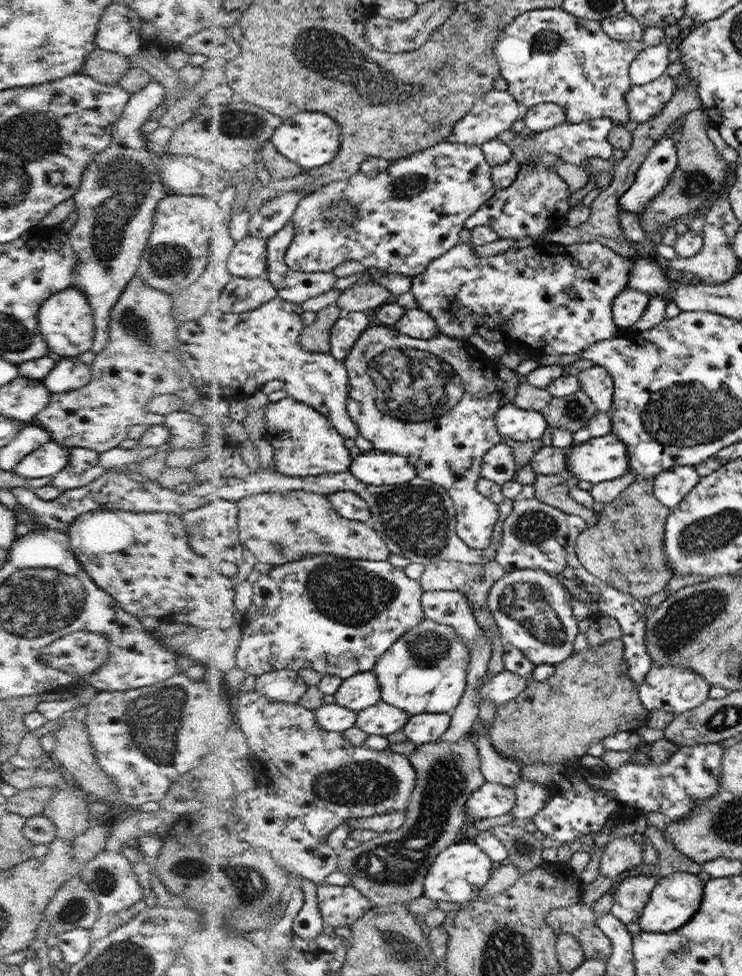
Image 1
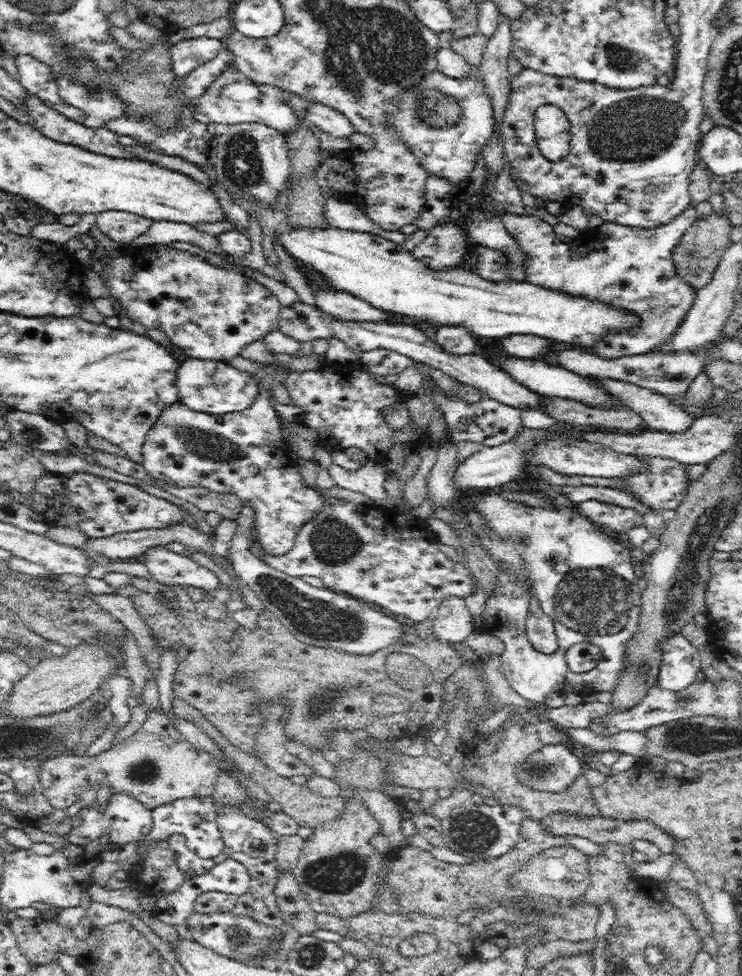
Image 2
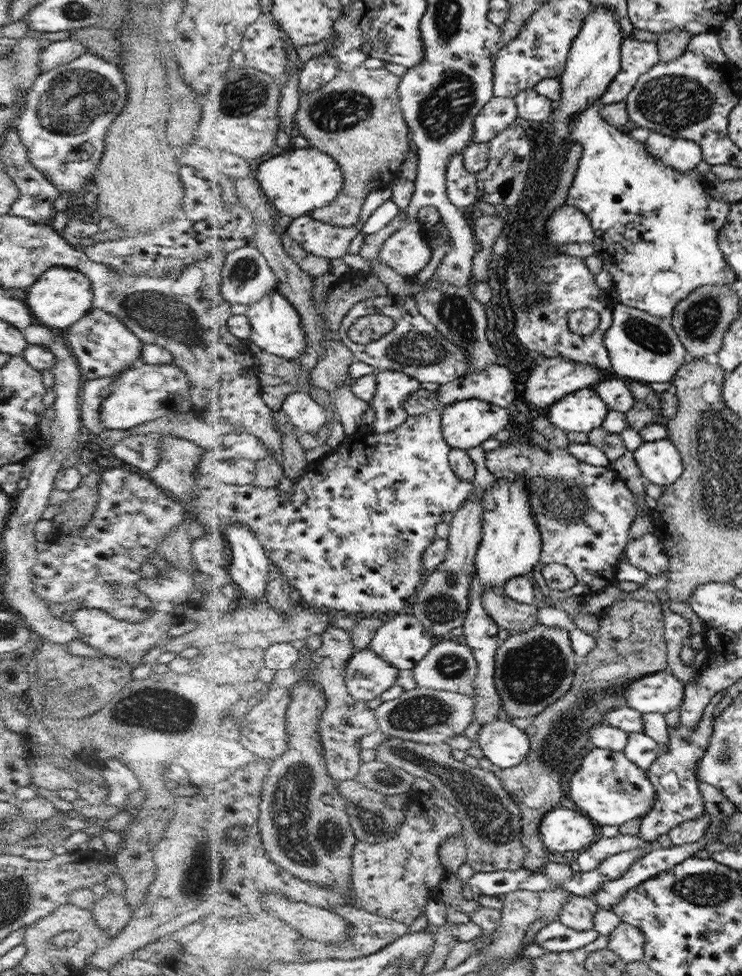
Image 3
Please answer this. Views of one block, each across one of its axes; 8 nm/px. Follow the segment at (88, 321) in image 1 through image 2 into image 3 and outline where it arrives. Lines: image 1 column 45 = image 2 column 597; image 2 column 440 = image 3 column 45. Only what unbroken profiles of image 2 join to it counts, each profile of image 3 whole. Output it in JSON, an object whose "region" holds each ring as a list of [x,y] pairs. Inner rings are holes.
{"region":[[[58,265],[43,272],[37,281],[27,288],[24,302],[35,321],[53,331],[64,332],[93,309],[93,290],[89,278],[78,268]]]}

